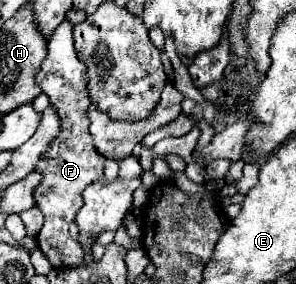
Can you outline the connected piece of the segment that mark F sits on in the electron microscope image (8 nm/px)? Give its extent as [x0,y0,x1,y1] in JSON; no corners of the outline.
[33,21,105,267]

